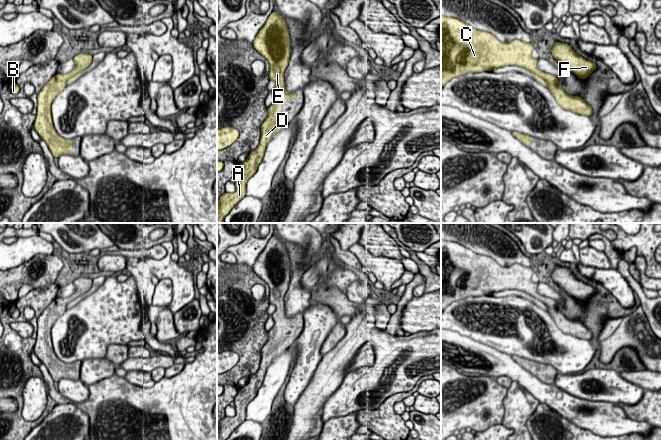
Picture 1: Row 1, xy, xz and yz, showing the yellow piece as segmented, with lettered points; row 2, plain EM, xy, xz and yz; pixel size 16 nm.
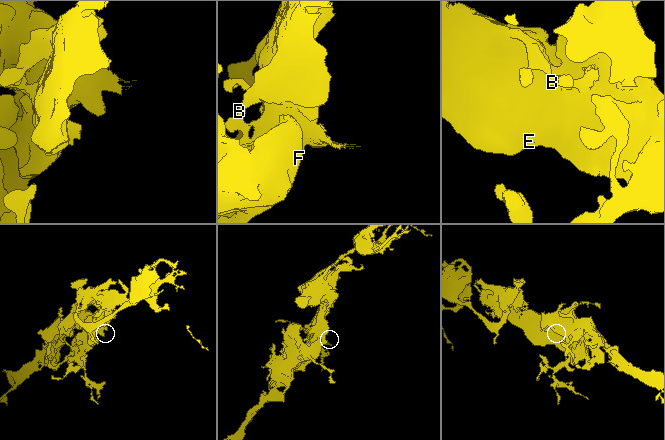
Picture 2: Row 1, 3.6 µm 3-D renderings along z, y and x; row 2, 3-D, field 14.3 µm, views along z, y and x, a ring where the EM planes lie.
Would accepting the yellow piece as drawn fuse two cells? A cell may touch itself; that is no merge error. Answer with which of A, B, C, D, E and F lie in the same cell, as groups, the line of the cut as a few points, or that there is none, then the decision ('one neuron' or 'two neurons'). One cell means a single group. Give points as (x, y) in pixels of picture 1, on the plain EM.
groups A B C D E F; cut none; one neuron

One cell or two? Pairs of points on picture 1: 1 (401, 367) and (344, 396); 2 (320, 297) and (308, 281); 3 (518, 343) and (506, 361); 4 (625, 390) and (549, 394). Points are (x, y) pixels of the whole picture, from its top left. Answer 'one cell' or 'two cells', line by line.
1: one cell
2: two cells
3: two cells
4: two cells

